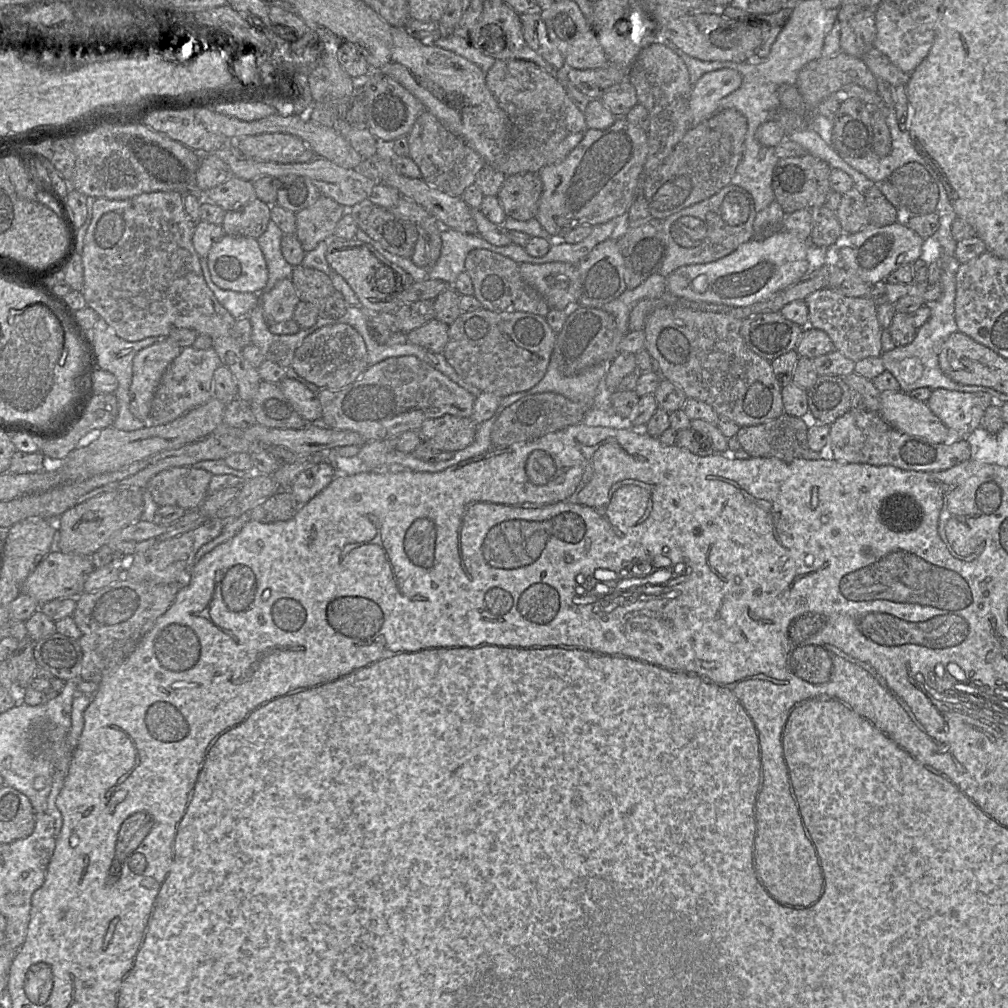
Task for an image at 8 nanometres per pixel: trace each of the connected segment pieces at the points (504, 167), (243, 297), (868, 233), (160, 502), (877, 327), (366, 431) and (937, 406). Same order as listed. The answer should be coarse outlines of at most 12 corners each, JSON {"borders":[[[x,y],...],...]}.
{"borders":[[[495,59],[485,82],[509,120],[486,165],[506,176],[561,162],[588,130],[560,80]],[[203,276],[219,303],[237,320],[260,303],[260,293],[224,290],[211,279]],[[903,221],[842,234],[840,265],[884,282],[922,254]],[[193,466],[152,477],[158,506],[198,510],[212,474]],[[830,288],[805,298],[808,326],[858,362],[879,357],[882,327],[870,297]],[[415,356],[321,389],[321,425],[366,441],[470,418],[476,399]],[[932,390],[926,404],[964,439],[985,408],[974,393]]]}

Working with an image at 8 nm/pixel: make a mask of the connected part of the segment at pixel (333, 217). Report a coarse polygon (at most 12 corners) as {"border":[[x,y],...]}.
{"border":[[321,195],[296,213],[305,252],[334,236],[348,210]]}

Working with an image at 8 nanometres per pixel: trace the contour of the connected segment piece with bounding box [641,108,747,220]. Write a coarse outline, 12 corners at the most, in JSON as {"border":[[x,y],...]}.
{"border":[[718,109],[641,175],[650,218],[730,184],[747,119]]}

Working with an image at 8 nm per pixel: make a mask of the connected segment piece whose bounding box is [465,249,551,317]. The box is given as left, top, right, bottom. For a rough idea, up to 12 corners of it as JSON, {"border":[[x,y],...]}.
{"border":[[473,250],[465,271],[474,297],[495,313],[545,317],[546,300],[519,264]]}

